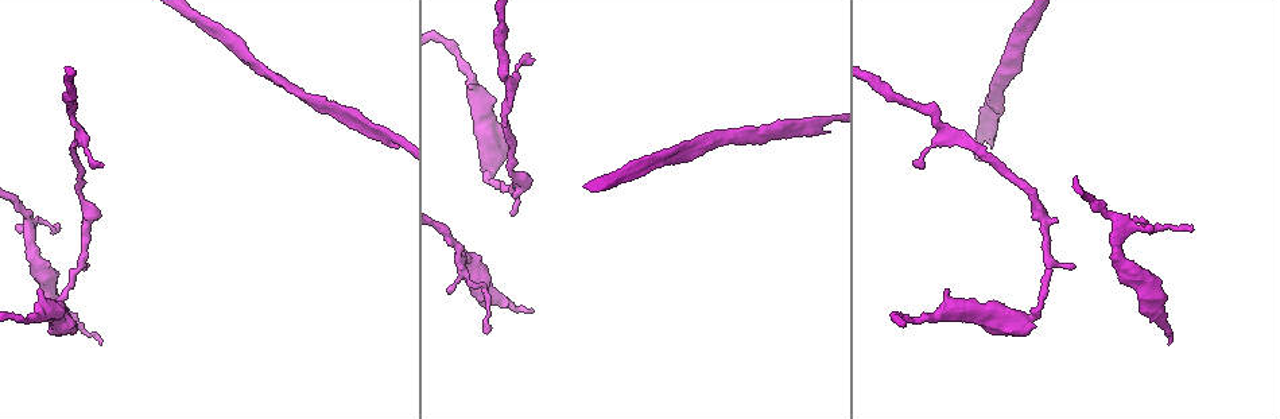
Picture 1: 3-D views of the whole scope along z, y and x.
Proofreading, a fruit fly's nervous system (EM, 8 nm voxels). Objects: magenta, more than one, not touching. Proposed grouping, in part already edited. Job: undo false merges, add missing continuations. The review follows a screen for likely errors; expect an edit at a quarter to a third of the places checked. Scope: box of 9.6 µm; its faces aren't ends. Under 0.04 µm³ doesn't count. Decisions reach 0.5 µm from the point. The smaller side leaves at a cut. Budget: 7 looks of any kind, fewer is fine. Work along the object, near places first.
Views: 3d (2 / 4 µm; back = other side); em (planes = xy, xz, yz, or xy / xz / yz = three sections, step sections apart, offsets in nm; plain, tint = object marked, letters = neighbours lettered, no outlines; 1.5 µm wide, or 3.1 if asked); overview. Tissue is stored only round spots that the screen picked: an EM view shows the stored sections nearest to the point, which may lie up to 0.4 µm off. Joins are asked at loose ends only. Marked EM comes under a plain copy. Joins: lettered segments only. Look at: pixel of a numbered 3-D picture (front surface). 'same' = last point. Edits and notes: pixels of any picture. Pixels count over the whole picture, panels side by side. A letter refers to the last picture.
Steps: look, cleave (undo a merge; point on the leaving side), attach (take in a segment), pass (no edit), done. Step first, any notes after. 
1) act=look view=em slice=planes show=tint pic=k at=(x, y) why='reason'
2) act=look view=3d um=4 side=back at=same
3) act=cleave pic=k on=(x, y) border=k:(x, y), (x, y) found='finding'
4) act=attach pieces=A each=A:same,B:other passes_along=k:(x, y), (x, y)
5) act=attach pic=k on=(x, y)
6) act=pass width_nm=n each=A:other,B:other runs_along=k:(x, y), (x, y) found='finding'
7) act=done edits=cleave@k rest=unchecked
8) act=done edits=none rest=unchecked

act=look view=em slice=planes show=letters pic=1 at=(472, 82) why='sudden change in width'

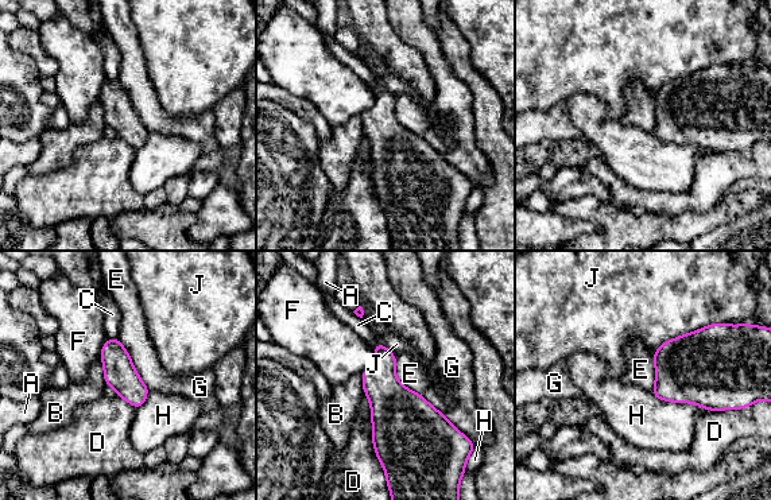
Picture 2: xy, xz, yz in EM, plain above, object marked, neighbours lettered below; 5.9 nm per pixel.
act=pass width_nm=190 each=A:other,B:other,C:other,D:other,E:other,F:other,G:other,H:other,J:other found='all the same neuron'

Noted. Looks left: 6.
act=look view=em slice=xz step=8 show=tint pic=1 at=(922, 164) why='thin end'

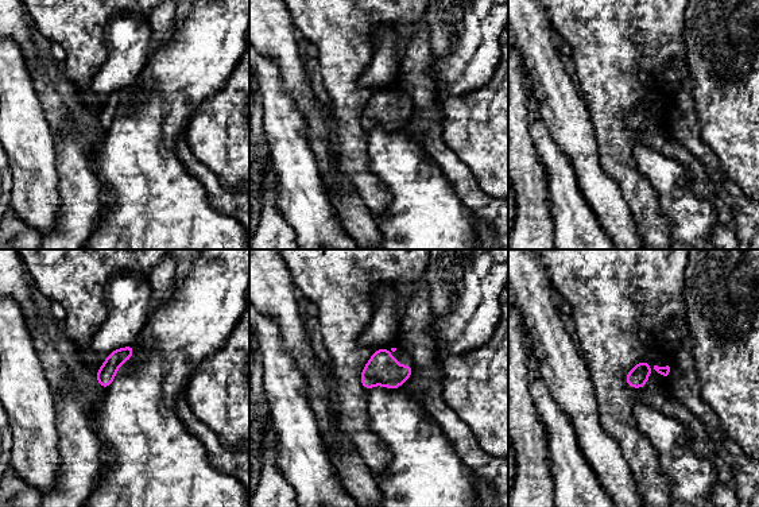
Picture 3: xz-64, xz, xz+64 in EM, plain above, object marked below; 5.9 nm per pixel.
act=look view=em slice=planes show=letters at=same

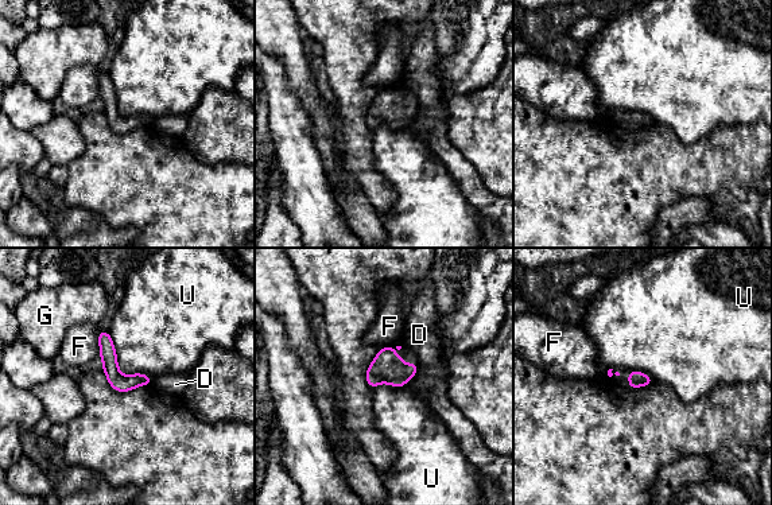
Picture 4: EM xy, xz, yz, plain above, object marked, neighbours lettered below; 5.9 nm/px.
act=pass each=D:other,F:other,G:other,U:other border=4:(107, 331), (123, 375), (154, 377) found='no lettered segment goes on from it'

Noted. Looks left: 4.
act=look view=em slice=planes show=letters pic=1 at=(16, 230) why='branch stops here'

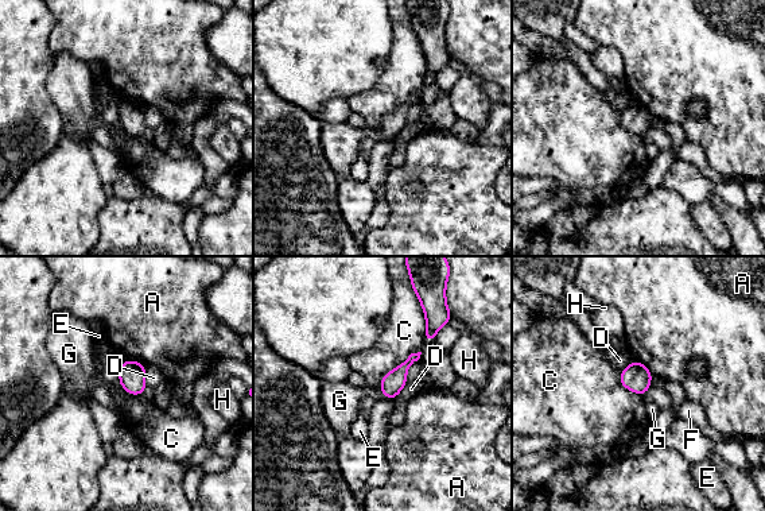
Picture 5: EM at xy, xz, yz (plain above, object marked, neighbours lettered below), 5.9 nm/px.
act=pass longest_contact=C:340nm each=A:other,C:other,D:other,E:other,F:other,G:other,H:other found='none of them fits'

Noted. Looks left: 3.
act=done edits=none rest=unchecked

